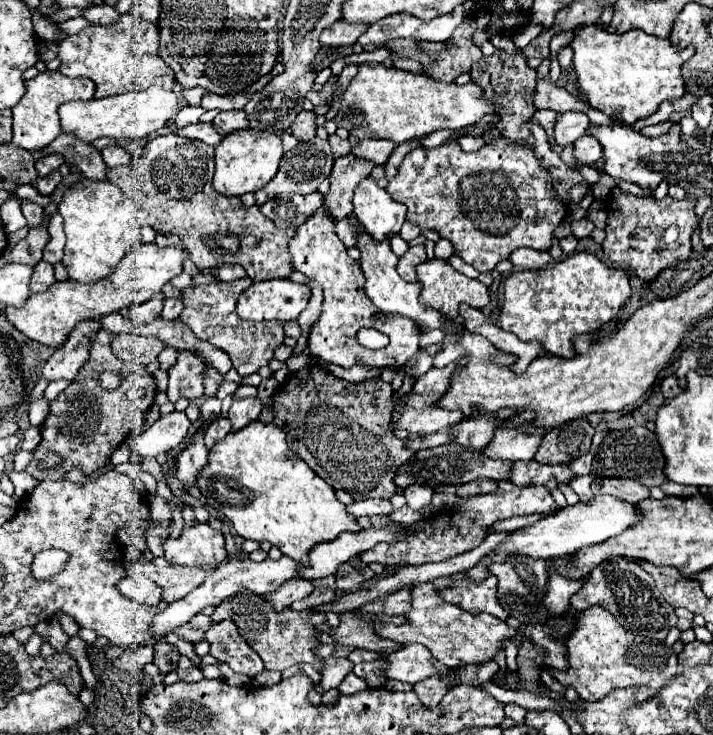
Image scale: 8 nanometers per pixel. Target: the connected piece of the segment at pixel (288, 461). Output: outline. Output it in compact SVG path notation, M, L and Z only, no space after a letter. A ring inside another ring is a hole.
M253 421L247 427L227 433L223 439L215 441L213 449L209 451L209 463L205 465L205 471L197 475L195 485L199 487L205 503L231 521L239 537L269 541L271 545L281 549L283 555L305 565L311 547L315 547L317 543L331 541L343 531L361 531L361 527L355 523L355 517L345 511L341 501L337 501L335 489L319 475L315 475L297 455L293 455L287 445L285 431L273 423Z

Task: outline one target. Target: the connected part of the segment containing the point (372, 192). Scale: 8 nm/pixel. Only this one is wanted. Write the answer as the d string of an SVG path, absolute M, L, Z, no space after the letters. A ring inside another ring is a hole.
M371 177L363 179L363 183L357 185L353 207L353 217L375 241L385 241L391 231L399 233L407 215L407 207L403 203L397 203Z

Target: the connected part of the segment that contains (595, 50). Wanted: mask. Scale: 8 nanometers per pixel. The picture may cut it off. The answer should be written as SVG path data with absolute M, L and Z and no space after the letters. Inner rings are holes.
M595 25L581 27L571 41L571 49L579 89L585 99L591 107L625 125L655 113L663 101L673 101L685 95L685 83L679 69L695 53L693 47L681 49L669 39L653 37L645 31L617 35Z

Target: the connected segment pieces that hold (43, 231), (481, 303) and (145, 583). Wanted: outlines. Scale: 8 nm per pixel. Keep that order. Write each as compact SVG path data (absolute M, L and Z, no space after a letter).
M45 225L33 227L33 229L29 229L25 239L21 239L13 249L7 251L7 255L11 257L11 261L19 261L19 263L25 263L25 265L35 265L37 261L41 261L47 241L49 241L47 227Z
M429 259L421 265L417 265L417 279L421 281L423 285L423 291L421 291L421 303L423 305L429 305L433 309L437 309L439 313L447 315L447 317L455 317L457 315L457 309L459 309L459 303L467 303L471 307L477 307L477 309L483 309L485 305L489 305L489 289L479 281L479 279L469 279L467 275L455 271L449 261L443 261L443 259Z
M123 577L117 583L121 595L141 603L141 605L157 605L161 601L161 587L151 579L137 579L137 577Z

